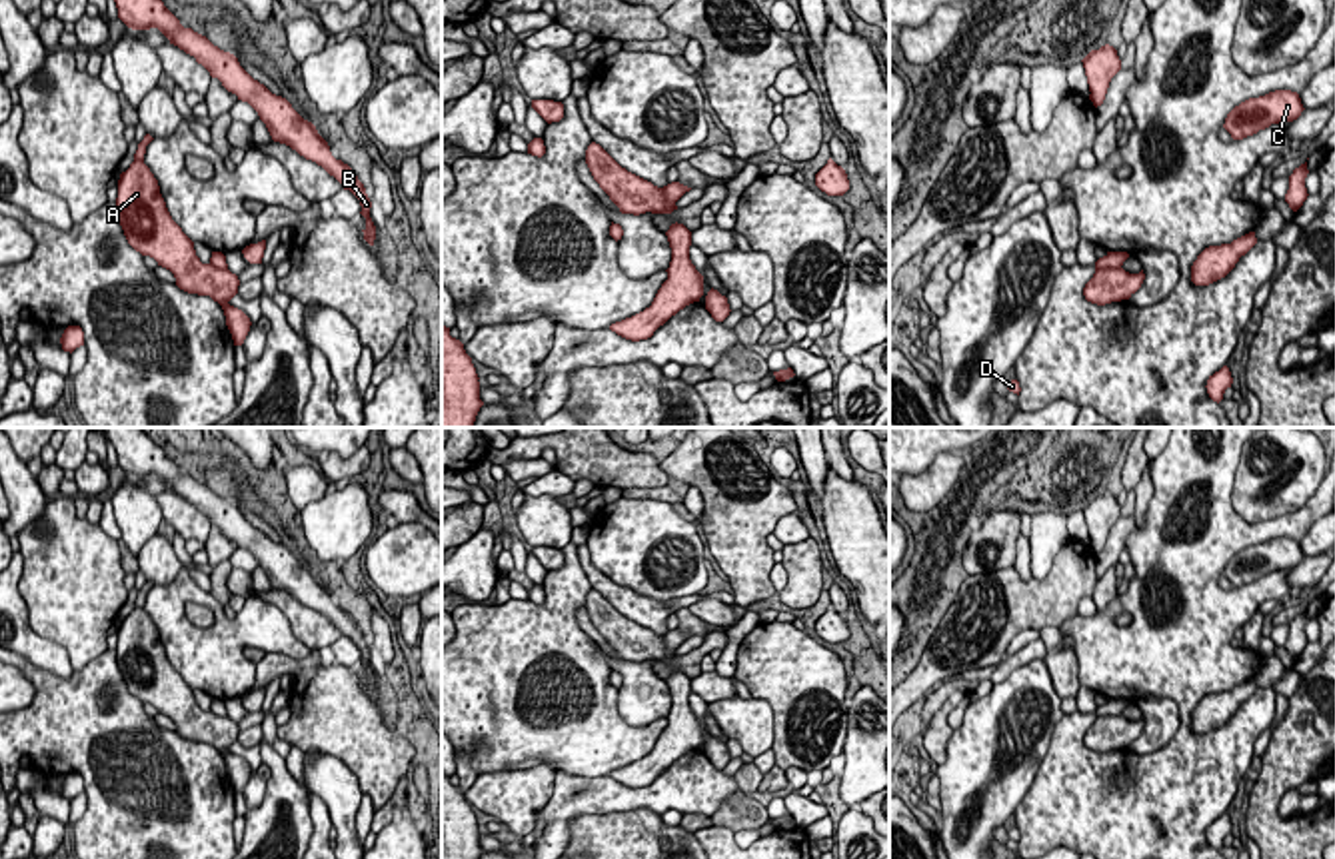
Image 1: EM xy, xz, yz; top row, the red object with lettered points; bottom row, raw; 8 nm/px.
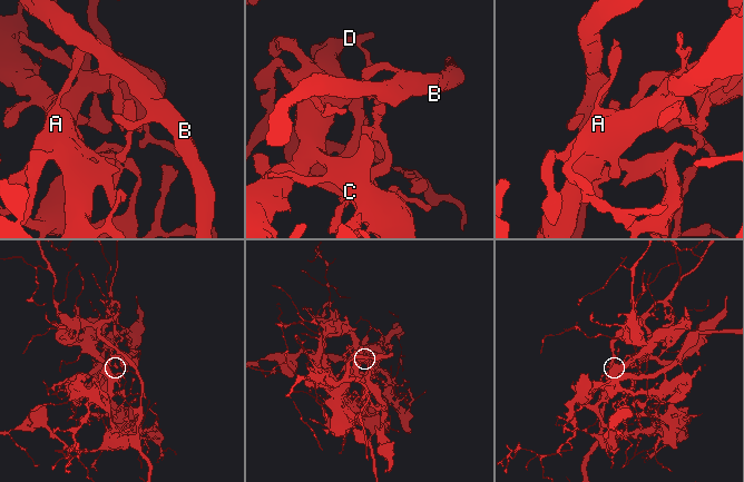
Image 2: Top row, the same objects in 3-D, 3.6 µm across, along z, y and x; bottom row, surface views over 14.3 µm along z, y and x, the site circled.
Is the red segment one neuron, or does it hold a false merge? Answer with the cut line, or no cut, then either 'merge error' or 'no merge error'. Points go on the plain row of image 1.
cut yz (1110, 724), (1114, 730), (1140, 732); merge error

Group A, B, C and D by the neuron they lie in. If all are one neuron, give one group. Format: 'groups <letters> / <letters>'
groups A C D / B

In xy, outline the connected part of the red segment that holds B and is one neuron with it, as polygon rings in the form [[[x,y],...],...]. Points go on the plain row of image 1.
[[[140,428],[102,430],[116,449],[118,465],[128,475],[158,475],[170,491],[194,503],[228,539],[248,549],[266,571],[274,589],[286,591],[306,607],[316,609],[334,623],[344,637],[350,637],[360,647],[360,661],[366,665],[366,675],[362,677],[364,687],[374,693],[376,673],[370,665],[372,649],[366,635],[348,611],[332,603],[328,589],[318,581],[312,569],[304,567],[286,545],[272,541],[264,531],[254,527],[234,501],[220,497],[192,475],[184,475],[164,449]]]

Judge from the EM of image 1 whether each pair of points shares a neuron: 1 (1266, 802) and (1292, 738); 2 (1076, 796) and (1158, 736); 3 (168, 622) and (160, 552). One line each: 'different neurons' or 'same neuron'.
1: same neuron
2: different neurons
3: different neurons

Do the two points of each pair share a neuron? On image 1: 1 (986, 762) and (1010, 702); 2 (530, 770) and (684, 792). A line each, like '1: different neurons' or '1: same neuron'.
1: same neuron
2: same neuron

